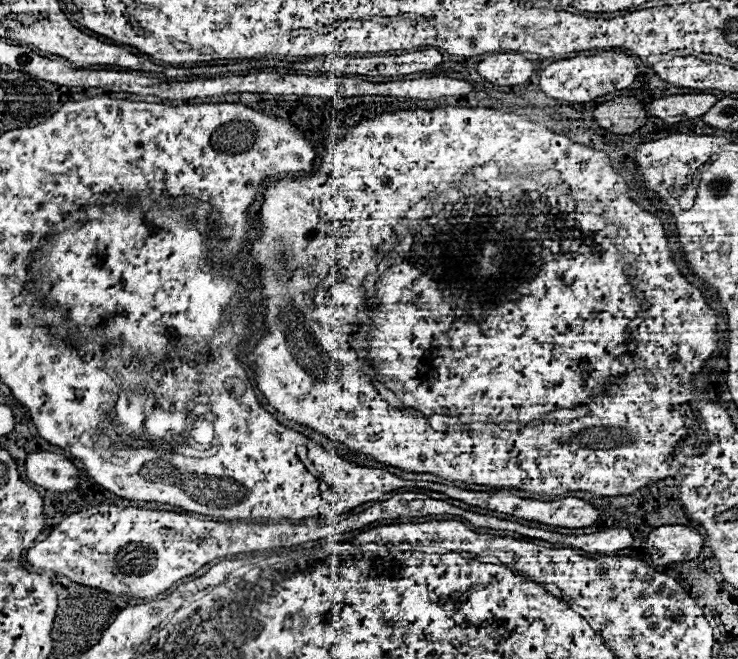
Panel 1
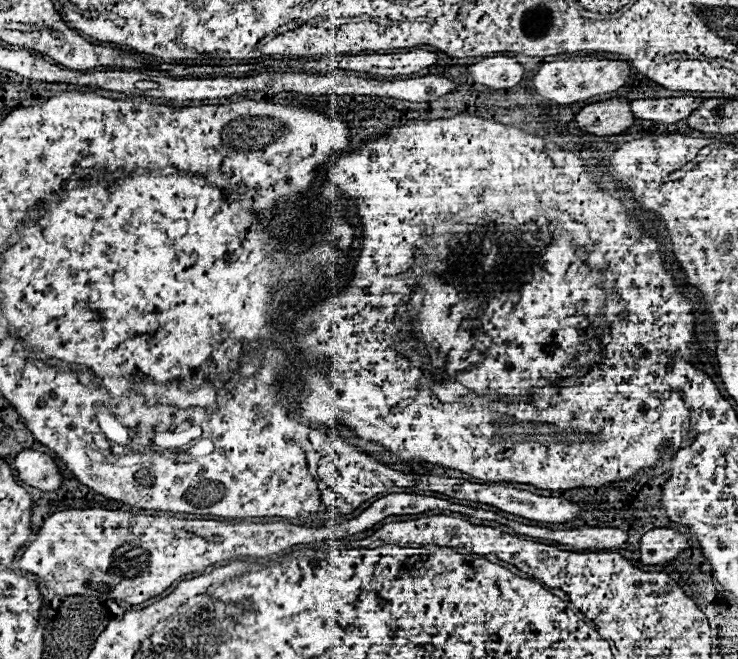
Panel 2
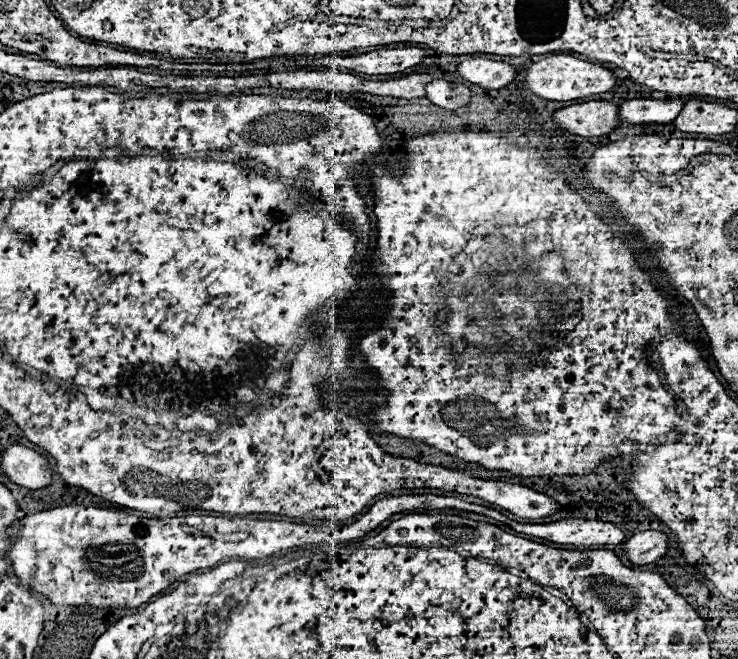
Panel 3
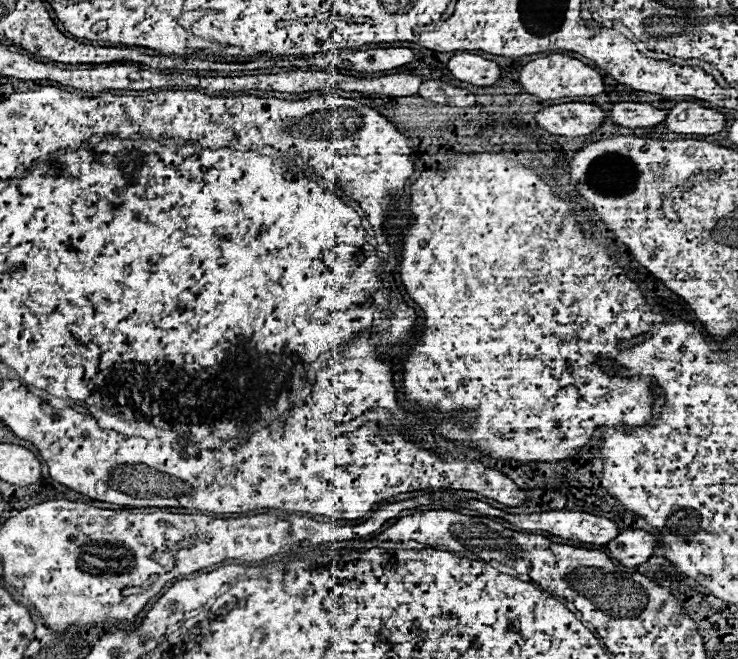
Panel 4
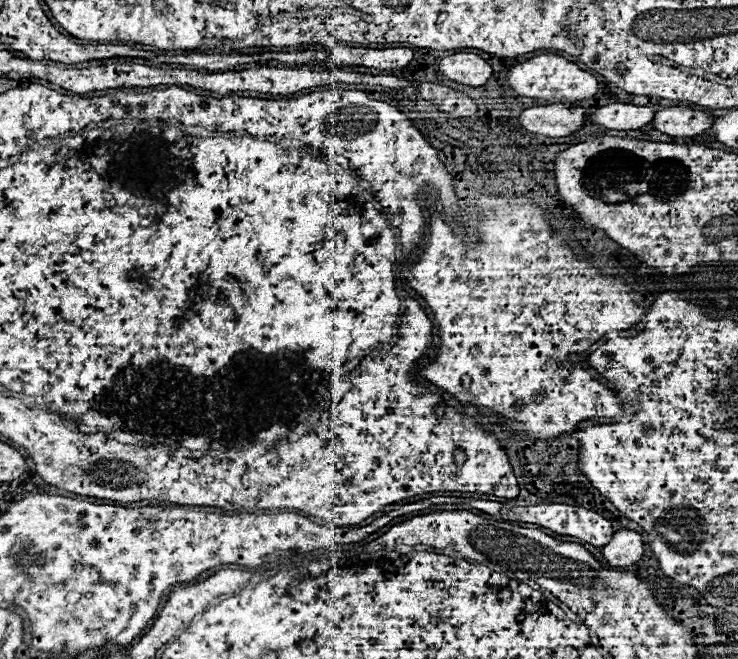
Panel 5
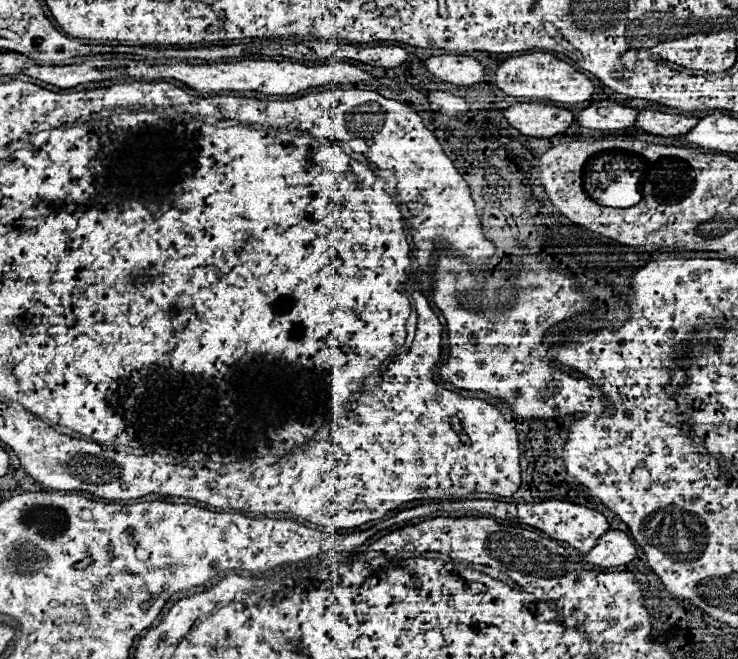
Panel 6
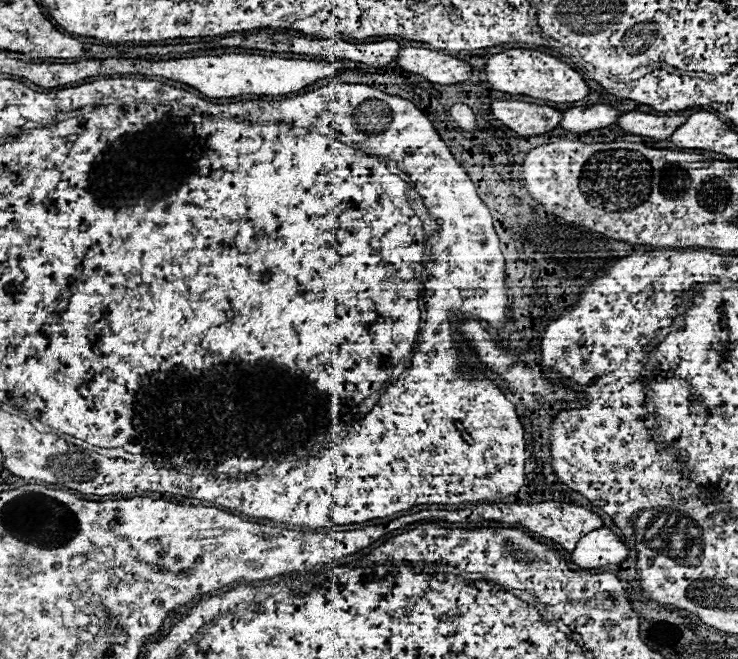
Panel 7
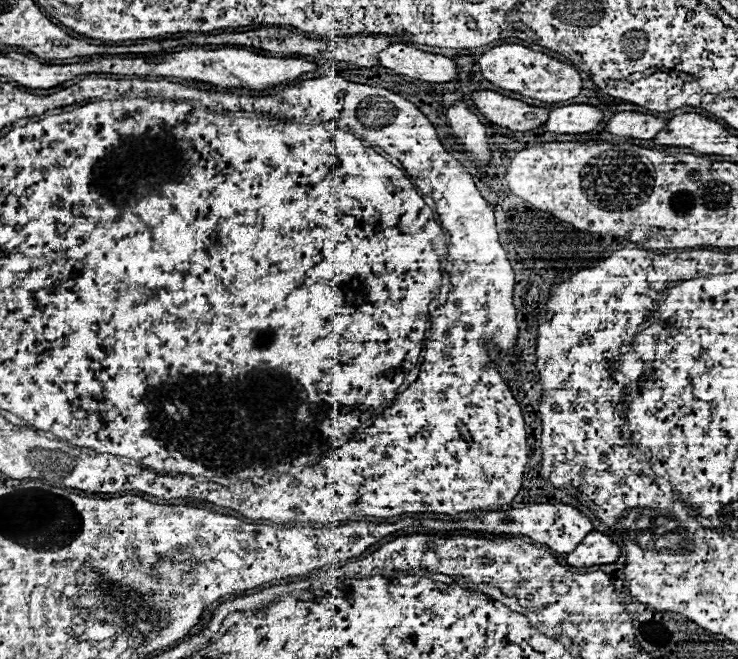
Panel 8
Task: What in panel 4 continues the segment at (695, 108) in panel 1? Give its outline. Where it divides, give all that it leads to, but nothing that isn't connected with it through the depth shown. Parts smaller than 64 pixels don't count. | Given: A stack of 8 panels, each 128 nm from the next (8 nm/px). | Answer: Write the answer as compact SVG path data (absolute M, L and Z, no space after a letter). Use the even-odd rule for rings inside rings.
M620 102L610 110L610 120L624 128L652 128L666 120L668 110L644 102Z

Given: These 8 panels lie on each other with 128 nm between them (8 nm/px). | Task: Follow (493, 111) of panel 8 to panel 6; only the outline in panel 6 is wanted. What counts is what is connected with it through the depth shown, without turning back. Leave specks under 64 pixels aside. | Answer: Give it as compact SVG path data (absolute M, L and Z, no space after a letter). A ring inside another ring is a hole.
M514 104L504 110L508 122L524 136L552 138L564 134L574 122L574 114L564 108L544 104Z

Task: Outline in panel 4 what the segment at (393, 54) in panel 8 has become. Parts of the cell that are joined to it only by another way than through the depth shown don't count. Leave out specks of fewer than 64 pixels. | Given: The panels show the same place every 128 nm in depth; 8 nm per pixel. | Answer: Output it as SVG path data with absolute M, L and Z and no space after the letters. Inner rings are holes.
M456 54L448 62L448 70L462 82L474 86L492 86L500 80L500 66L492 60L486 60L476 54Z

